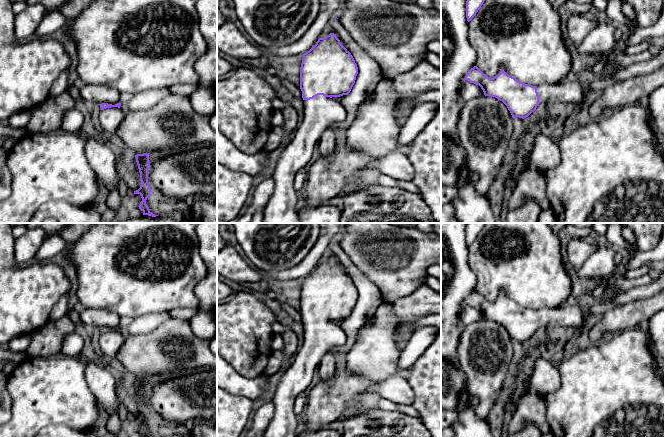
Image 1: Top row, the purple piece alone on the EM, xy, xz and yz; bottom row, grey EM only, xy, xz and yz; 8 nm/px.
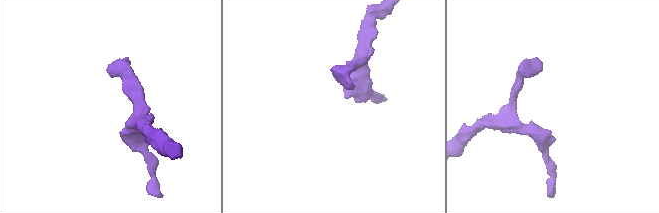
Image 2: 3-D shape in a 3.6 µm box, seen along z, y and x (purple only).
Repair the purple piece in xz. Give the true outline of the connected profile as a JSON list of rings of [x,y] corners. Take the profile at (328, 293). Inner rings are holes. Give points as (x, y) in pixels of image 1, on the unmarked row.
[[[330,257],[319,262],[306,277],[300,291],[300,313],[304,324],[304,342],[296,352],[292,364],[284,370],[277,389],[272,393],[275,412],[264,437],[298,437],[299,416],[294,412],[294,403],[298,394],[306,392],[315,371],[325,354],[337,351],[346,343],[346,333],[334,321],[348,319],[355,307],[358,291],[351,277],[341,268],[336,258]]]

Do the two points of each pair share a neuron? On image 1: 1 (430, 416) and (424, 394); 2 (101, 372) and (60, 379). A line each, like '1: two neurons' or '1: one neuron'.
1: one neuron
2: two neurons

